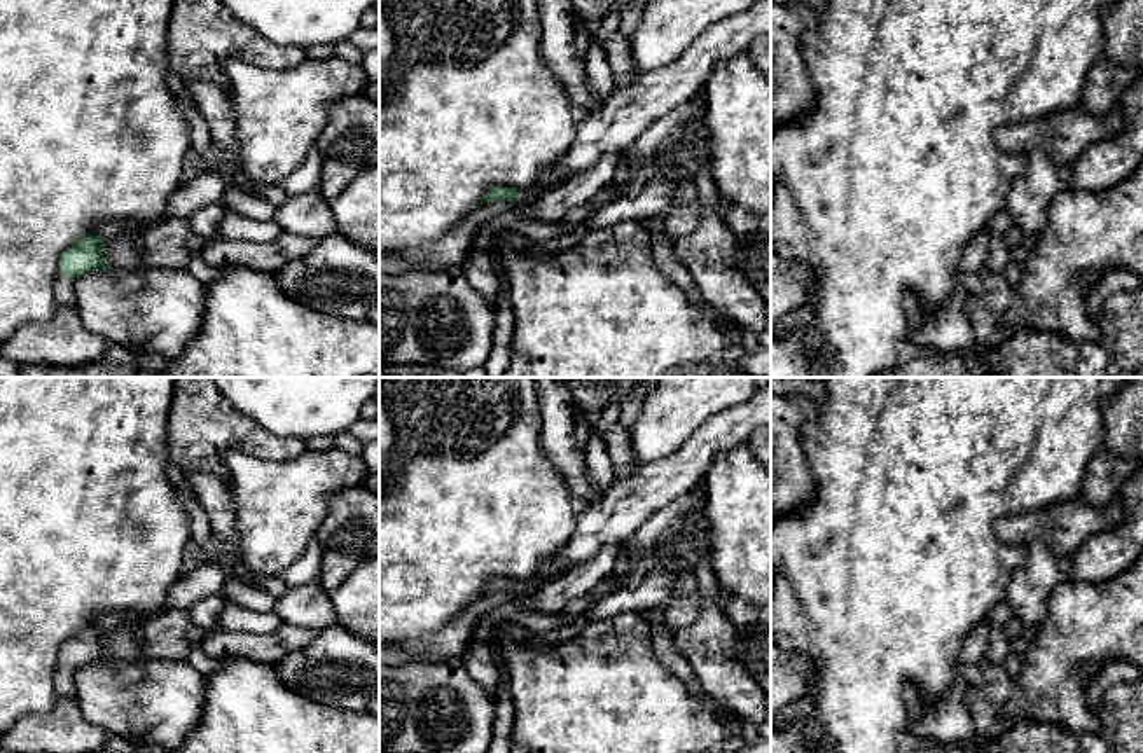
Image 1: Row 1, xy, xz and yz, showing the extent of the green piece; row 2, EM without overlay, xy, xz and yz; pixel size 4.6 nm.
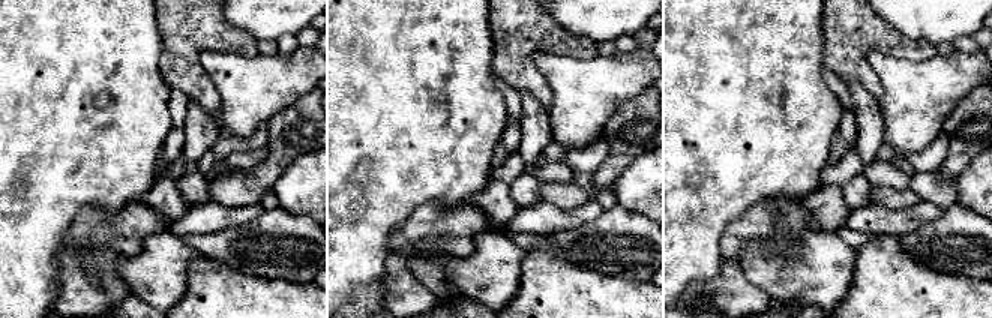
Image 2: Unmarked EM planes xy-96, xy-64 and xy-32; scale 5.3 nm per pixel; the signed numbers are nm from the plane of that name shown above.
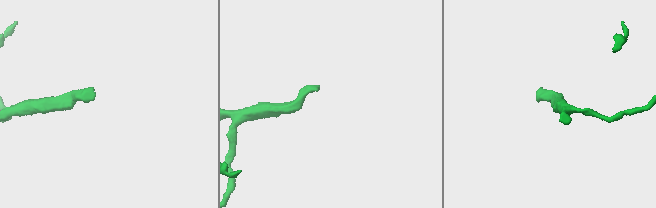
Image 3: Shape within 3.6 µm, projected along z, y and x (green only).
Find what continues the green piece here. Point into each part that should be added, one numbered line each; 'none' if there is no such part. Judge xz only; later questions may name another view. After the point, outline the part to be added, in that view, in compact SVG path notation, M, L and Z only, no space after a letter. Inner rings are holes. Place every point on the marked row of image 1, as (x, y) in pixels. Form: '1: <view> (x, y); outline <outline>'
1: xz (626, 114); outline M757 0L701 33L675 63L617 87L594 115L578 117L568 152L533 189L519 192L519 203L531 204L568 176L591 169L606 152L622 154L654 121L704 91L720 61L745 52L753 38L769 31L771 0Z

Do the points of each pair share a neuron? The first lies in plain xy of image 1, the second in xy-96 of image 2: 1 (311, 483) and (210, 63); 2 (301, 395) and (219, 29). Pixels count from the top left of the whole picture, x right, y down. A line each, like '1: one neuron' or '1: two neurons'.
1: one neuron
2: two neurons

